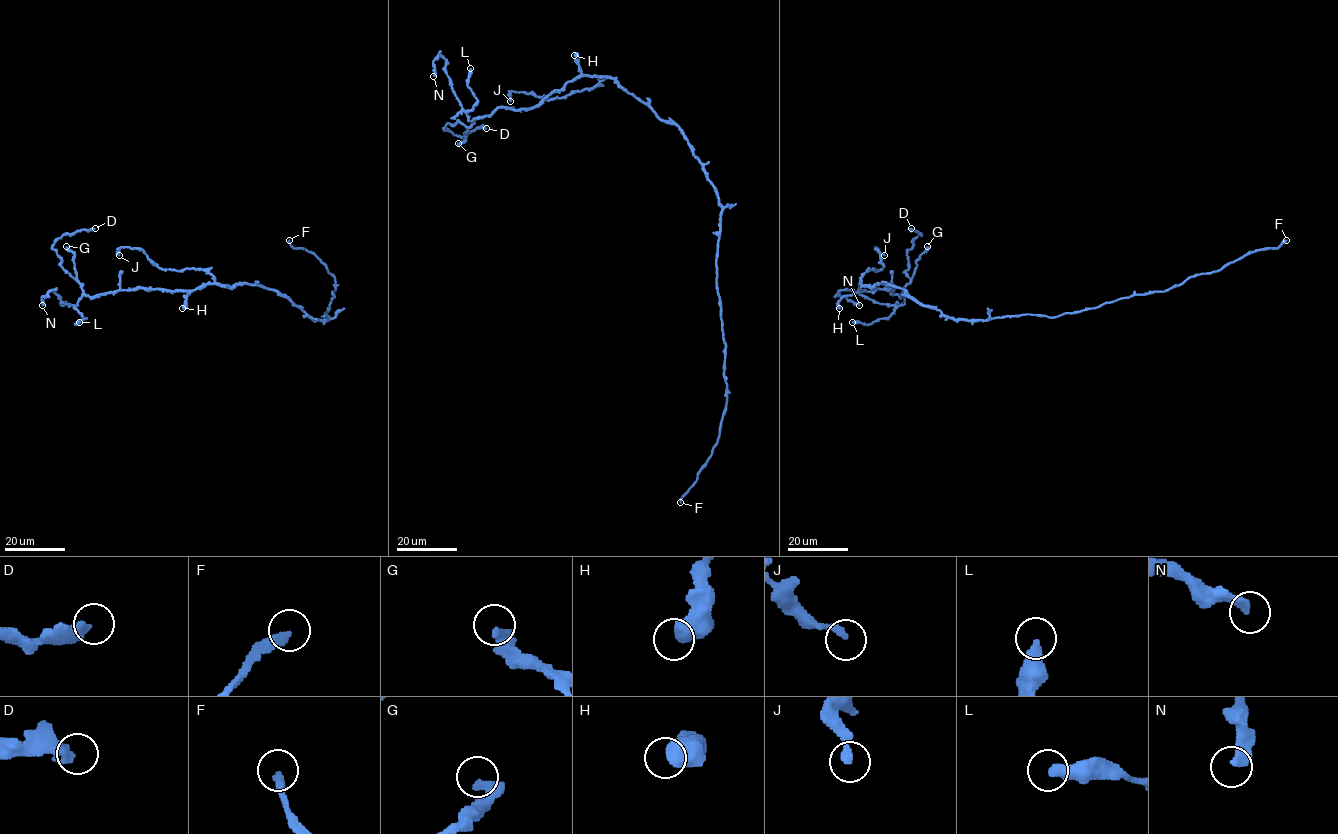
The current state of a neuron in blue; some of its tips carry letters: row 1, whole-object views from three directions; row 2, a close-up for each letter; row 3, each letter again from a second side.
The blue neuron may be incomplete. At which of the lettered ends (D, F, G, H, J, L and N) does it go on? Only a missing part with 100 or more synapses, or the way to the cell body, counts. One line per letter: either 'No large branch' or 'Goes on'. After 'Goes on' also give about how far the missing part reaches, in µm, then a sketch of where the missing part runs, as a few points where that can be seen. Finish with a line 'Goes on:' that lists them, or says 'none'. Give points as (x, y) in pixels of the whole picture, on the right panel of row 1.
D: No large branch
F: Goes on. Missing length about 110 µm
G: No large branch
H: No large branch
J: No large branch
L: No large branch
N: No large branch
Goes on: F

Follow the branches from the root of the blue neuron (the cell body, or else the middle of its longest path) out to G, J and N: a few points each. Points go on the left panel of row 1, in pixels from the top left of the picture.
G: (302, 310), (286, 295), (247, 283), (89, 296), (66, 246)
J: (302, 310), (286, 295), (257, 285), (224, 286), (200, 269), (160, 268), (138, 249), (119, 247), (119, 255)
N: (302, 310), (286, 295), (247, 283), (118, 290), (83, 295), (74, 306), (53, 289), (42, 297), (42, 305)

